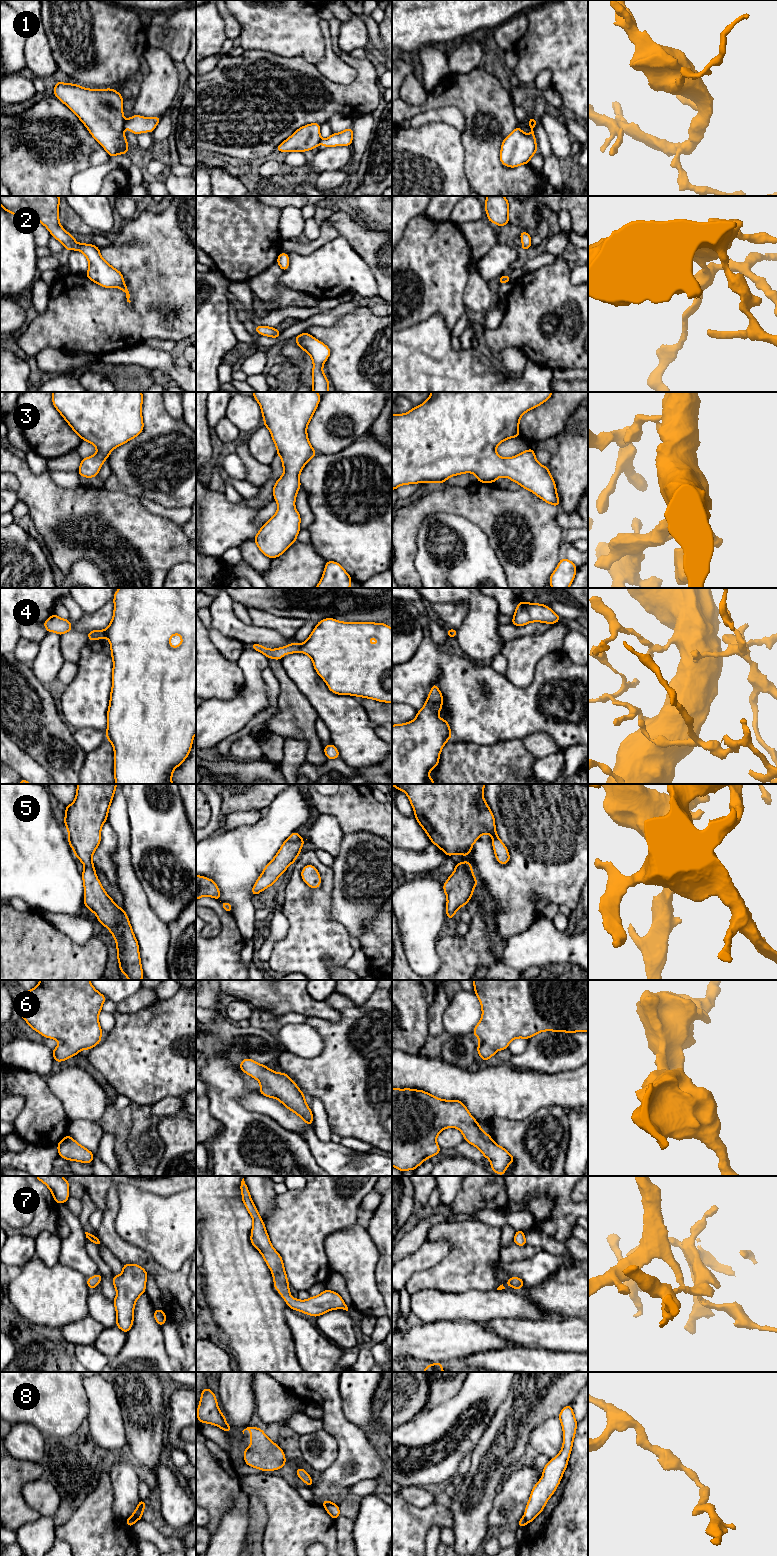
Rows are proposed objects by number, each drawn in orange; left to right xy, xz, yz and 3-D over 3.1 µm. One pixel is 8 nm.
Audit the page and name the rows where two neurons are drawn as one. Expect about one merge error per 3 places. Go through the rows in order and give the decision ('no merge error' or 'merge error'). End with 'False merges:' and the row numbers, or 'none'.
1: merge error
2: no merge error
3: no merge error
4: no merge error
5: no merge error
6: no merge error
7: no merge error
8: merge error
False merges: 1, 8

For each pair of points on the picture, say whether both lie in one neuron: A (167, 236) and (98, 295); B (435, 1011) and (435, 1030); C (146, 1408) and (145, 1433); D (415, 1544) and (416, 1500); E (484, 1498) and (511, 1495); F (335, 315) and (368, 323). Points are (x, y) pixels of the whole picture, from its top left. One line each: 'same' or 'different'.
A: same
B: same
C: same
D: different
E: different
F: different

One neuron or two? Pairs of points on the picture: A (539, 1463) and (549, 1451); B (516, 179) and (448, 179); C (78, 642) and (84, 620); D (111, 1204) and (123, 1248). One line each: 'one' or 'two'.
A: two
B: two
C: two
D: one

